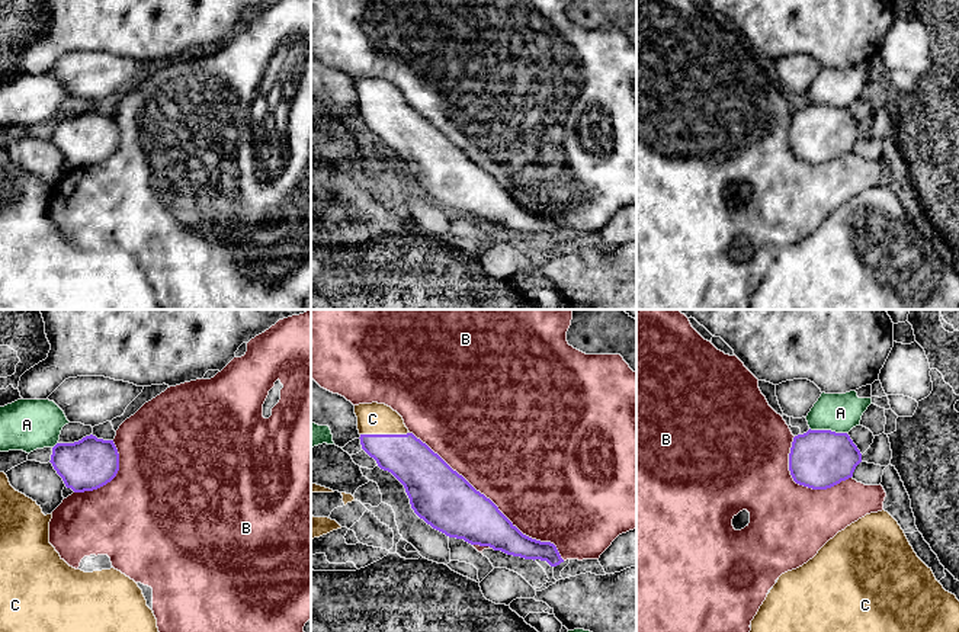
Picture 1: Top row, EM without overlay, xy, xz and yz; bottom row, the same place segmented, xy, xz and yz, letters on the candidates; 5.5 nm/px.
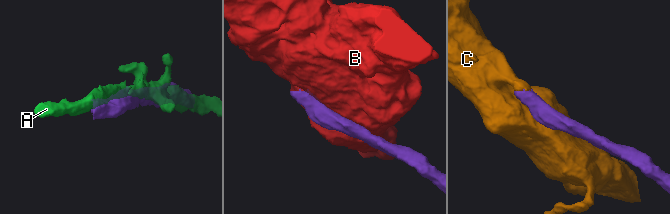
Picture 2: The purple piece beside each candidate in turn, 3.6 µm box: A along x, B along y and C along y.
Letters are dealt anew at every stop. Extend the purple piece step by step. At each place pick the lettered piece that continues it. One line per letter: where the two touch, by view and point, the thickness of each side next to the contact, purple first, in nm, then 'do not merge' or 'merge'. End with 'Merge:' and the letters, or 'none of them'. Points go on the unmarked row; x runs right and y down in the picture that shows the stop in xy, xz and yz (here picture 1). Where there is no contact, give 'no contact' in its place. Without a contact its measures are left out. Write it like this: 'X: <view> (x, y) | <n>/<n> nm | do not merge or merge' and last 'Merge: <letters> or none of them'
A: yz (828, 105) | 320/220 nm | do not merge
B: xz (490, 175) | 320/500 nm | do not merge
C: xz (384, 109) | 240/180 nm | merge
Merge: C

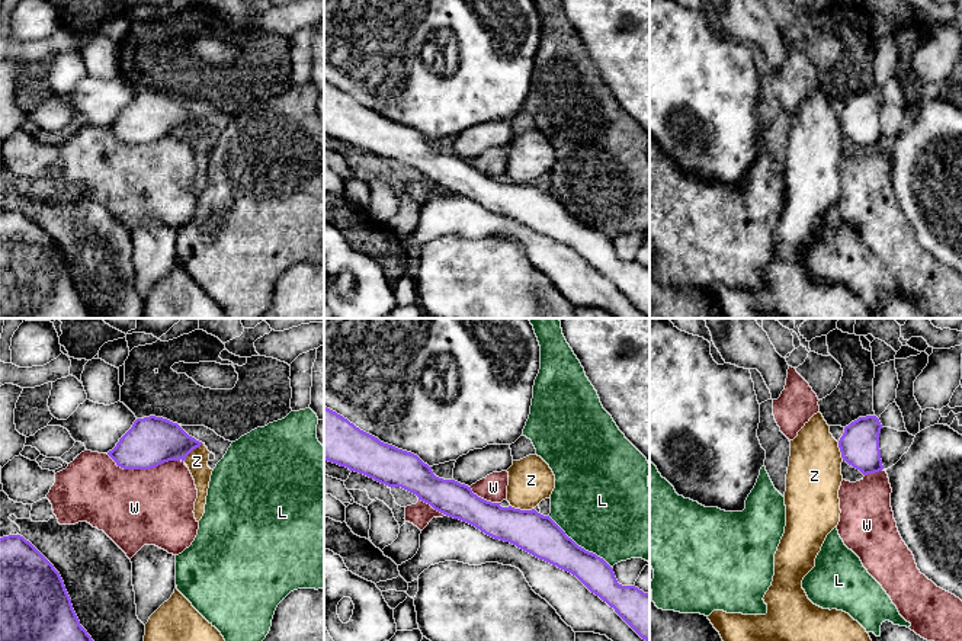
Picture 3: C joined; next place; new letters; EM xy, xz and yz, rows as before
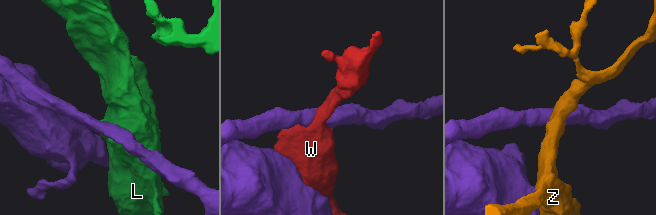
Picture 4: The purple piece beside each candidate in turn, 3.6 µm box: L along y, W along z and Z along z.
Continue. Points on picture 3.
L: xz (580, 221) | 220/500 nm | do not merge
W: xy (144, 143) | 280/420 nm | do not merge
Z: xz (522, 185) | 220/260 nm | do not merge
Merge: none of them

